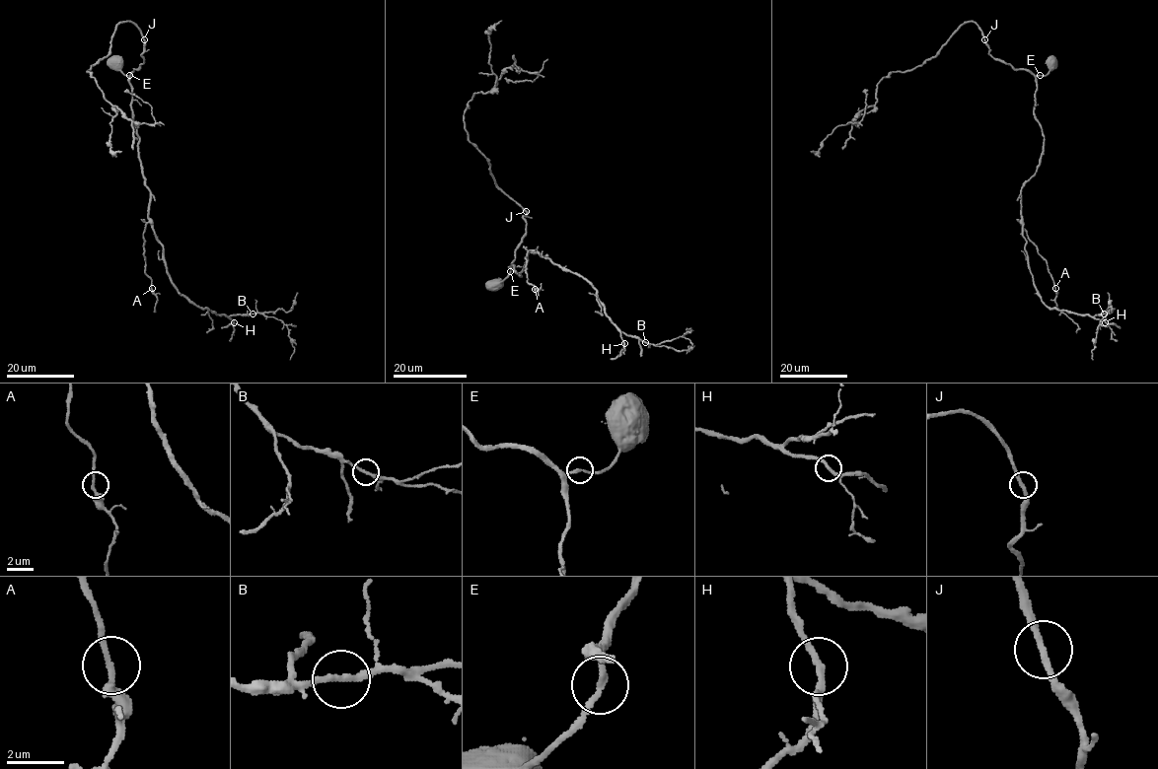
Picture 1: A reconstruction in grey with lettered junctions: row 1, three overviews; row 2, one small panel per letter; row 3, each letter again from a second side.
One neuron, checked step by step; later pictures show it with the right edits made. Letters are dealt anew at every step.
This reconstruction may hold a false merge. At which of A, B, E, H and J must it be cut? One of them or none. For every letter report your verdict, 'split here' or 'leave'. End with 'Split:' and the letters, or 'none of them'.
A: leave
B: leave
E: leave
H: leave
J: leave
Split: none of them

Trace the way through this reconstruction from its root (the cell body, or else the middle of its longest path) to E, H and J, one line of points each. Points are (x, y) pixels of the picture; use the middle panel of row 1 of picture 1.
E: (495, 285), (510, 271)
H: (495, 285), (507, 276), (513, 264), (521, 276), (530, 251), (547, 255), (592, 286), (624, 343)
J: (495, 285), (510, 270), (515, 248), (525, 233), (524, 217), (526, 211)

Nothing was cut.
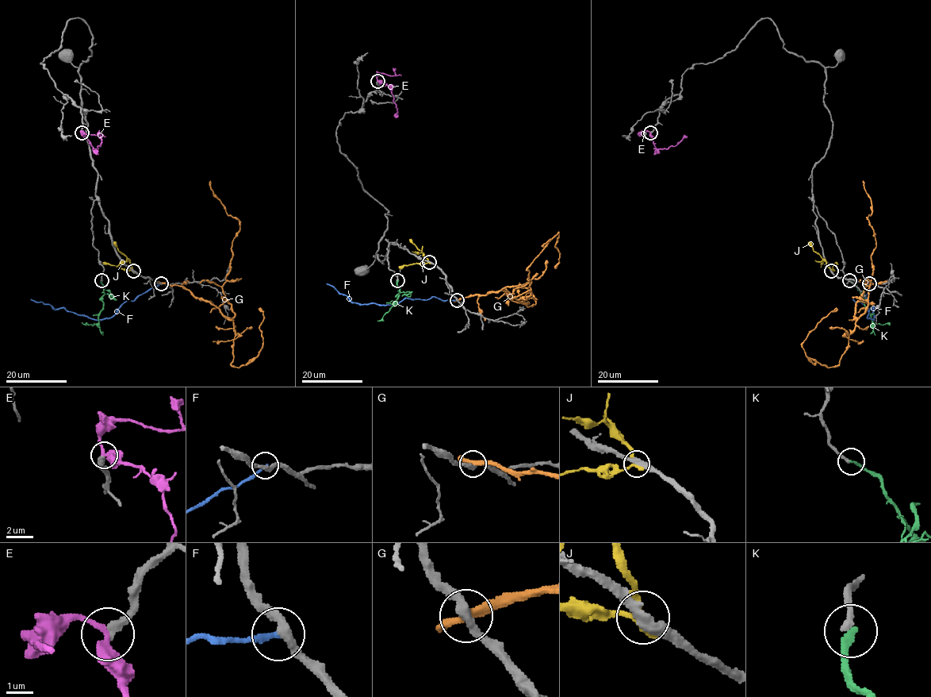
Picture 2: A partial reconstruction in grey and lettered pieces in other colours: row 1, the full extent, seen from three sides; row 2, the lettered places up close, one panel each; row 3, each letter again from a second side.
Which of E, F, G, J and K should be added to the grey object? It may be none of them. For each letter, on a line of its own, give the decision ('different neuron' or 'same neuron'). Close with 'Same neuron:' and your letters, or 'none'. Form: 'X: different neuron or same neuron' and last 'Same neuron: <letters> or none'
E: same neuron
F: different neuron
G: different neuron
J: different neuron
K: different neuron
Same neuron: E

